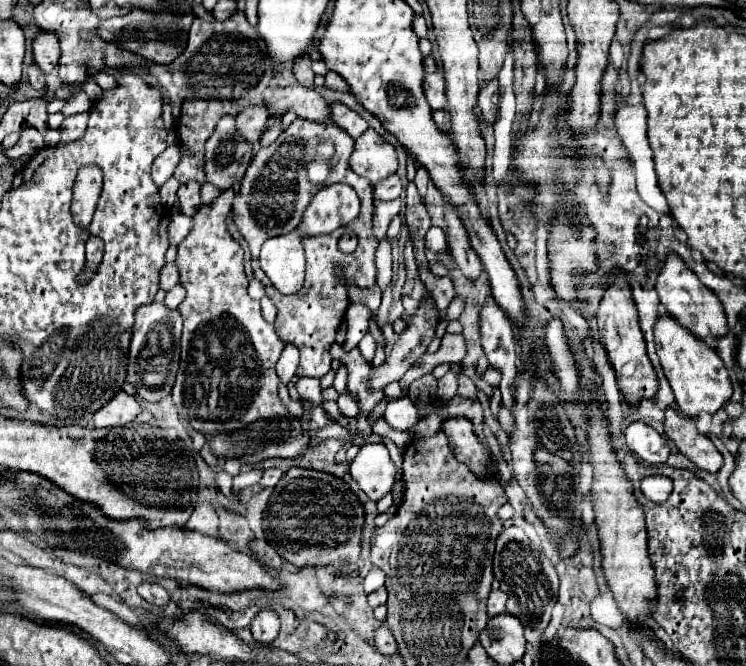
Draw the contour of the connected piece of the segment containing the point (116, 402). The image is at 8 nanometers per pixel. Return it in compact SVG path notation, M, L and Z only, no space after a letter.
M124 391L116 393L110 403L106 403L98 413L94 413L96 427L118 427L132 423L142 413L142 407L134 395Z

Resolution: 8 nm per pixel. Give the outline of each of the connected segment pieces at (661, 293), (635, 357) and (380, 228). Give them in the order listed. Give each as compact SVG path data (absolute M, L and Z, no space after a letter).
M668 255L658 275L656 291L666 313L672 319L676 319L684 329L688 329L692 335L696 335L698 339L706 341L706 339L720 339L722 335L728 335L726 313L724 313L720 299L696 279L696 275L686 267L686 263L678 255Z
M614 273L610 277L612 285L606 289L604 299L598 307L596 313L596 331L598 331L598 339L604 345L610 365L616 373L616 383L618 389L624 397L624 401L630 407L638 407L640 401L644 399L654 399L654 395L658 393L658 379L654 373L654 367L646 355L646 343L644 343L644 335L638 327L638 313L636 313L636 305L632 301L632 291L626 283L626 275L622 273Z
M394 199L394 201L374 201L374 233L378 239L382 239L388 231L388 223L390 219L400 213L402 201Z

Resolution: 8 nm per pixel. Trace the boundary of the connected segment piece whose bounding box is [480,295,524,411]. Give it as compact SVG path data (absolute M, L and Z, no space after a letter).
M488 295L486 303L480 309L480 343L492 367L502 371L500 391L502 403L506 409L514 409L514 379L518 375L518 367L524 361L524 353L520 345L514 343L512 321L492 295Z

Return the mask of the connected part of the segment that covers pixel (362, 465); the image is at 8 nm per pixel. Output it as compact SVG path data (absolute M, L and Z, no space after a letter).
M366 443L350 463L350 475L372 501L380 501L392 489L396 467L382 443Z

